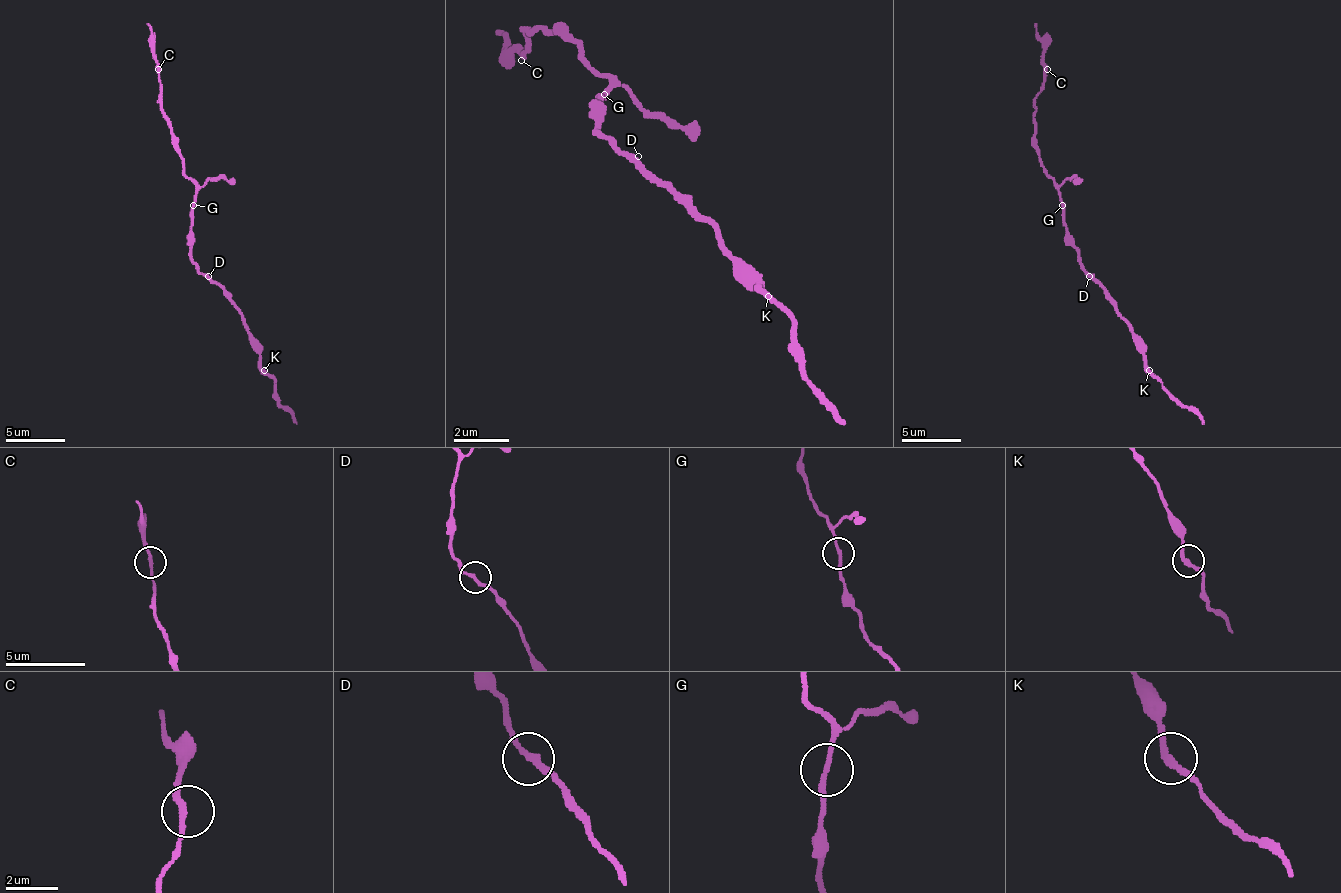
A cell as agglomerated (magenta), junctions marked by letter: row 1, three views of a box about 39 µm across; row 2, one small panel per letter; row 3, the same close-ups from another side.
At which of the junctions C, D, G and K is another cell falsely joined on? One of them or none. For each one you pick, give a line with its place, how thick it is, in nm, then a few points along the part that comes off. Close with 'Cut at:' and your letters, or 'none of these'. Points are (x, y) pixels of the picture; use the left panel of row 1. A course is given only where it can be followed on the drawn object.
Cut at: none of these

